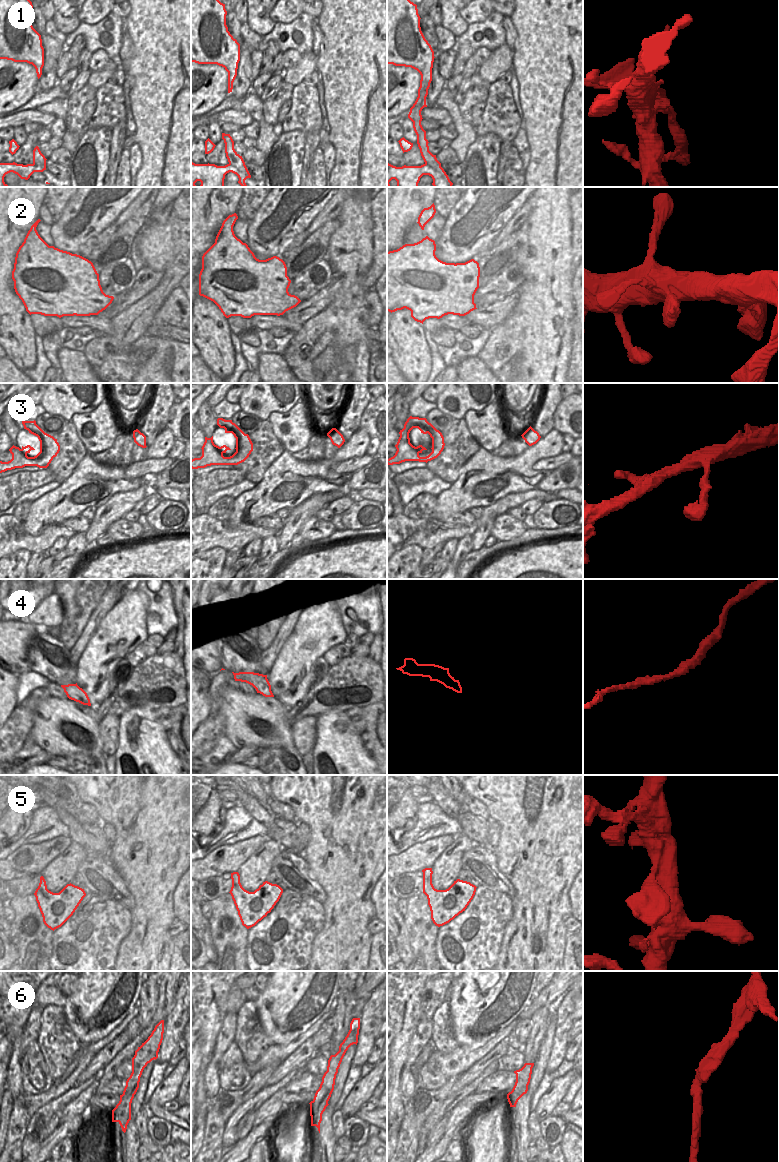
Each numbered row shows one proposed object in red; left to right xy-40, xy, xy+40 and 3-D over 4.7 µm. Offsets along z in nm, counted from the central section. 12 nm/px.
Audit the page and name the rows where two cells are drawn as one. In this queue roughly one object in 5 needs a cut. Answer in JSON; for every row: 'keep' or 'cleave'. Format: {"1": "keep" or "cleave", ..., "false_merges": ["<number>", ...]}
{"1": "cleave", "2": "keep", "3": "keep", "4": "keep", "5": "keep", "6": "cleave", "false_merges": ["1", "6"]}

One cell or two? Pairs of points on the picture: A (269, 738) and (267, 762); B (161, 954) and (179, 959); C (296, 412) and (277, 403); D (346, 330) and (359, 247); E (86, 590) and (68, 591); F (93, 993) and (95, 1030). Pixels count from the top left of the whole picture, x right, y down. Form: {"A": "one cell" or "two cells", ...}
{"A": "two cells", "B": "two cells", "C": "two cells", "D": "one cell", "E": "two cells", "F": "one cell"}

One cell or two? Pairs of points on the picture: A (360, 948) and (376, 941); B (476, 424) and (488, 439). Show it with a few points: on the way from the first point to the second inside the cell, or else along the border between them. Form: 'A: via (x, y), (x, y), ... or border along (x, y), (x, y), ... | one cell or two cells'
A: border along (372, 935), (367, 960) | two cells
B: via (480, 428), (487, 435) | one cell

